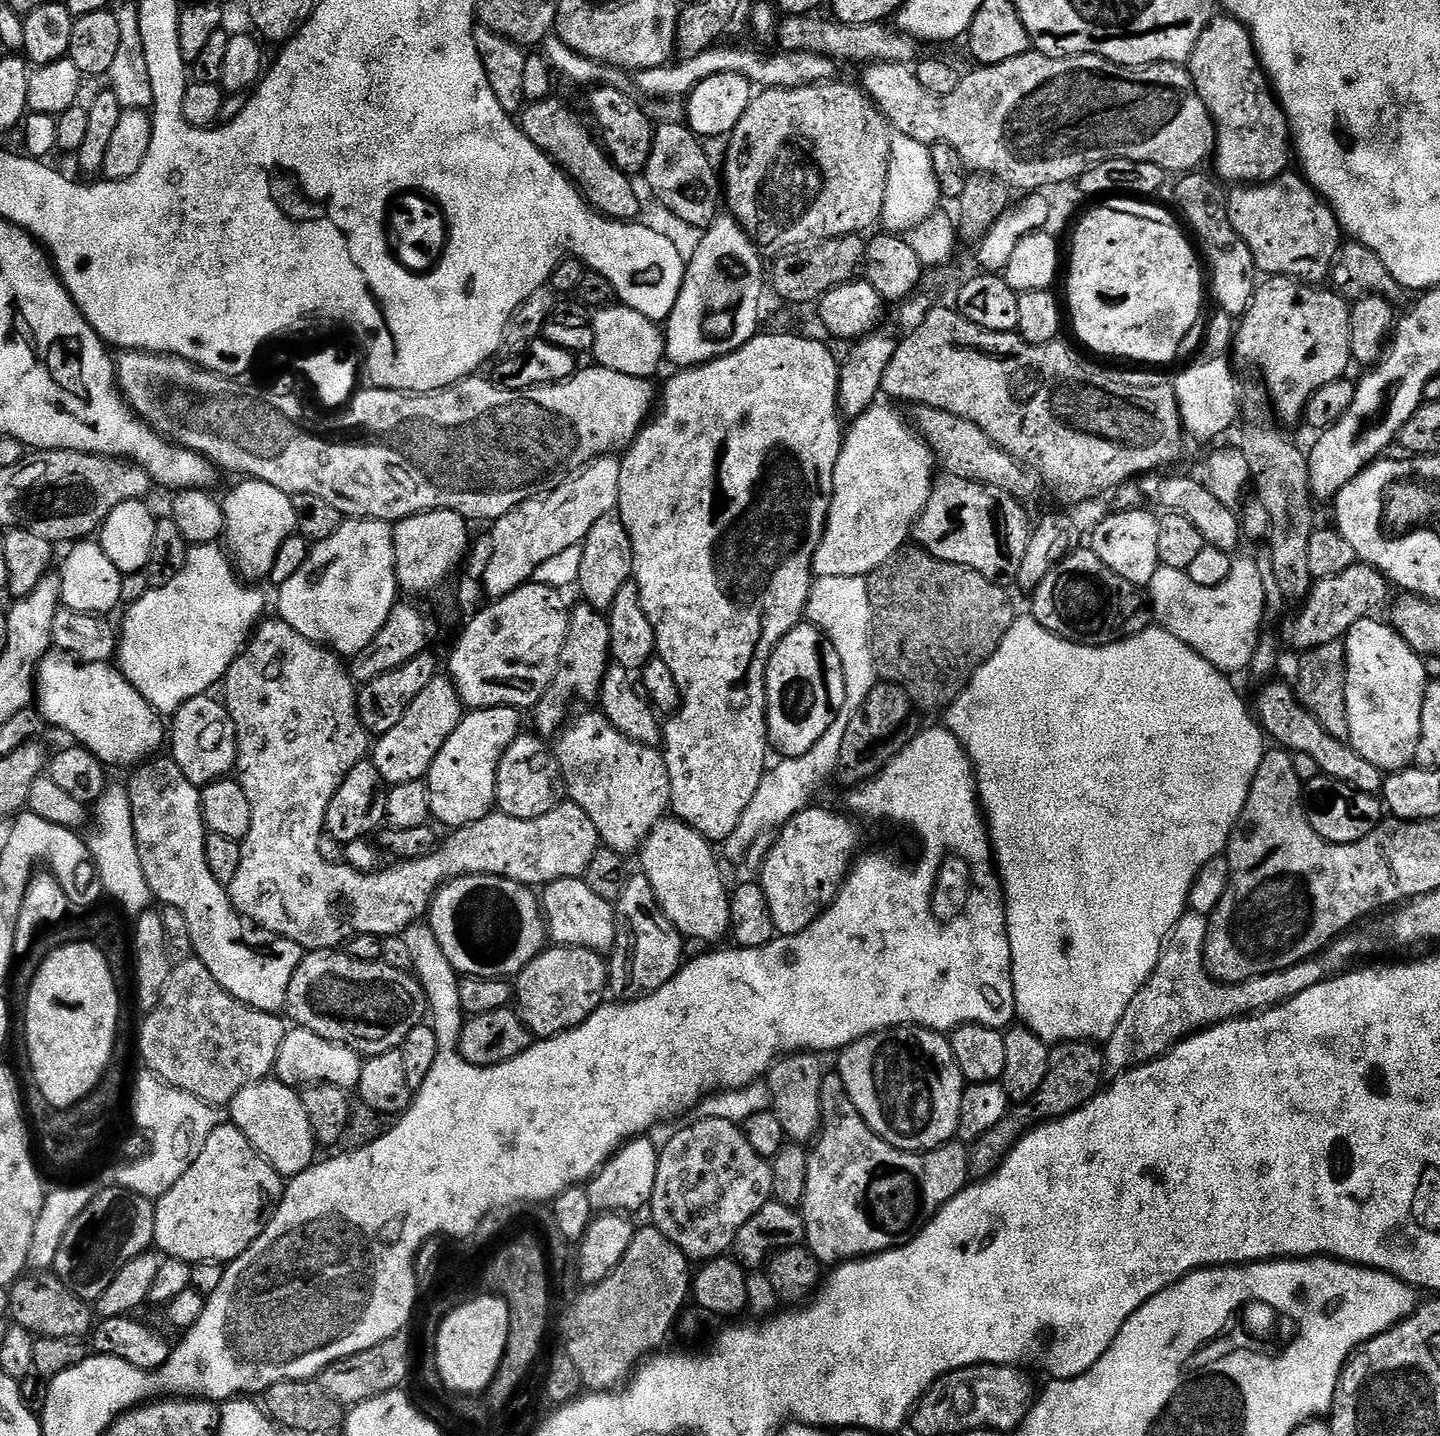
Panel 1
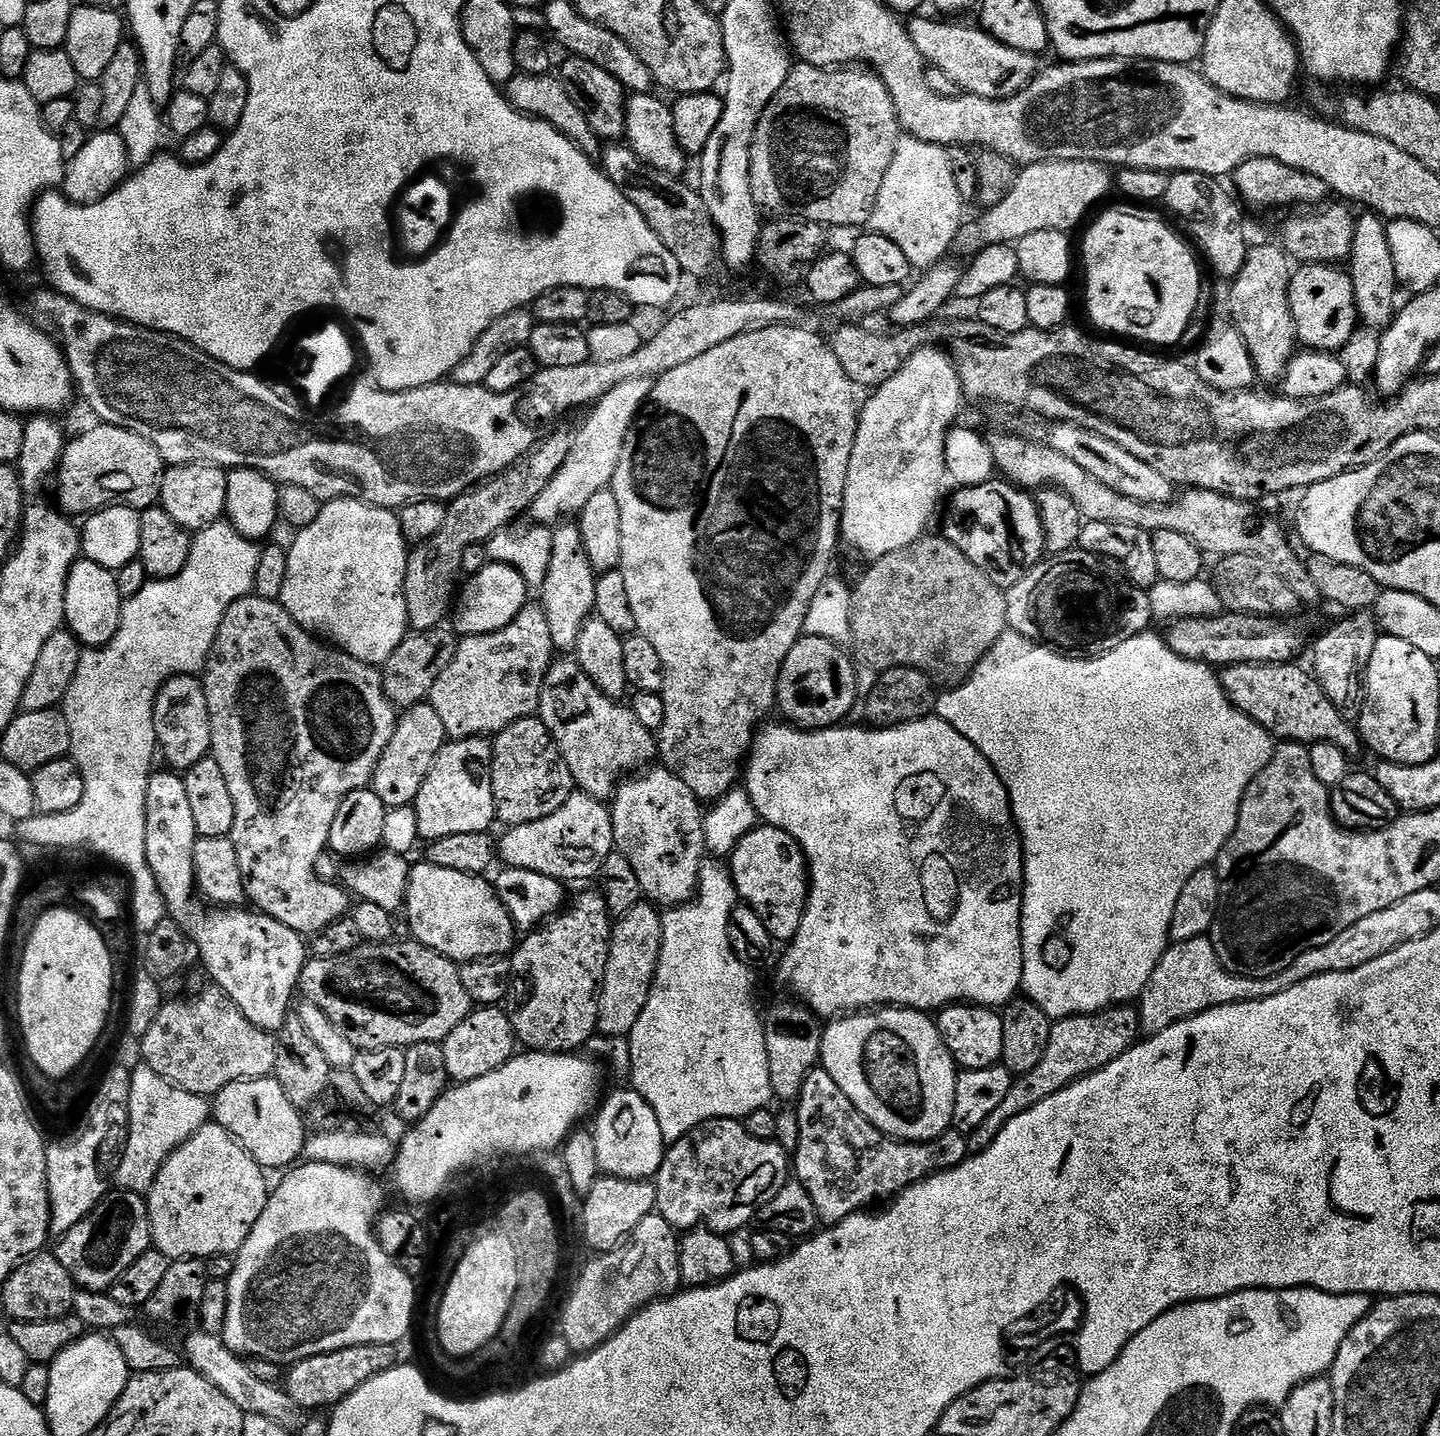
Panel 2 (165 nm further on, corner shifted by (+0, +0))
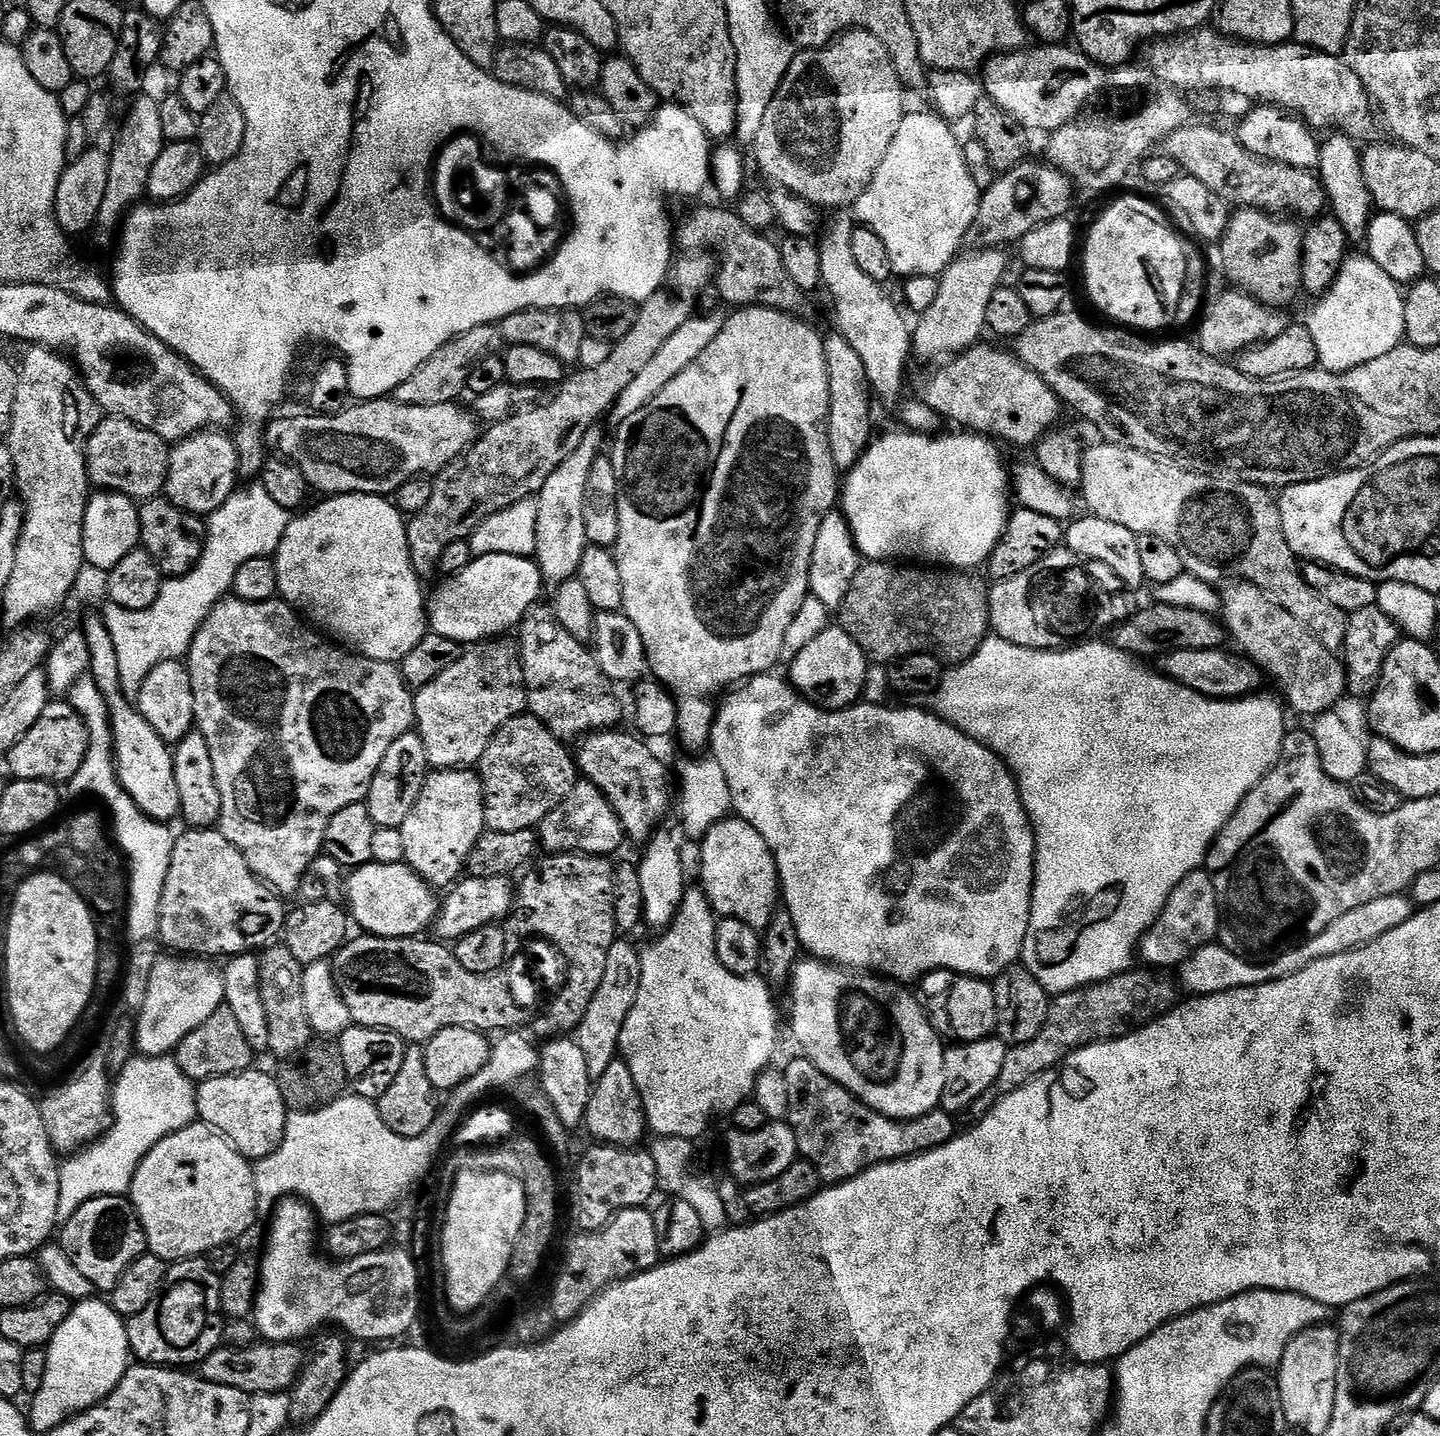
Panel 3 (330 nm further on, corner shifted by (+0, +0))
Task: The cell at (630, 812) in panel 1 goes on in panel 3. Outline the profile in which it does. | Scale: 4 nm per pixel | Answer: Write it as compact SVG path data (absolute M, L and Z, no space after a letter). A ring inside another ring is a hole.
M547 611L539 612L535 613L536 620L525 619L518 628L520 665L524 671L524 687L528 690L527 711L537 716L559 740L565 742L575 741L585 734L615 729L619 725L616 723L620 720L620 704L612 697L608 689L611 688L610 682L596 664L595 656L586 647L585 641L574 638L574 634L557 624Z

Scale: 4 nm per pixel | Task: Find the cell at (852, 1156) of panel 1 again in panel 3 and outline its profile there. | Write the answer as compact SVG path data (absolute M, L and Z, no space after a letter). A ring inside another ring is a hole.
M807 1058L792 1060L783 1065L782 1071L786 1078L786 1098L789 1099L788 1118L786 1123L794 1130L797 1153L808 1161L814 1170L818 1170L821 1181L825 1185L842 1184L846 1180L853 1180L858 1173L867 1168L877 1168L879 1164L891 1164L893 1160L906 1160L909 1156L920 1156L944 1144L949 1144L958 1134L953 1113L937 1110L926 1114L922 1118L913 1120L892 1120L881 1112L868 1108L859 1098L853 1096L836 1080L830 1077L818 1066L814 1066Z

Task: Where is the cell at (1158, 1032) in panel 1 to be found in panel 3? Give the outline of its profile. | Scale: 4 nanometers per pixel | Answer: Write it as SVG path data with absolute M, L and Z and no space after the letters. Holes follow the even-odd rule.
M1407 895L1374 898L1374 902L1366 902L1366 906L1358 906L1348 913L1342 914L1322 934L1311 936L1303 944L1296 945L1289 952L1282 952L1271 962L1249 962L1230 954L1219 942L1207 944L1199 948L1185 964L1178 969L1178 984L1181 989L1193 992L1193 997L1213 996L1229 992L1235 988L1249 988L1255 984L1269 984L1271 980L1281 980L1284 976L1293 976L1295 972L1308 968L1322 958L1334 958L1338 954L1353 952L1364 948L1370 942L1382 938L1382 934L1390 934L1390 930L1398 930L1402 922L1406 922L1414 914L1414 905Z

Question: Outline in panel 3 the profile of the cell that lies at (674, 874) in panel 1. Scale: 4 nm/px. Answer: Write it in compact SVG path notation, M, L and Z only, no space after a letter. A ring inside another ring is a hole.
M605 730L585 735L579 741L580 749L575 749L574 759L577 769L582 773L583 779L589 780L610 802L614 814L618 814L620 825L625 837L629 841L647 841L653 835L654 830L661 827L660 819L668 812L668 807L674 804L674 788L668 785L668 768L651 752L644 748L645 741L637 738L631 731Z

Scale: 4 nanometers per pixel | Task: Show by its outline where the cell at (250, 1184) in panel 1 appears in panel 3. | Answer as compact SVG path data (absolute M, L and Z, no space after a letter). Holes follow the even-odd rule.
M193 1122L169 1136L155 1141L152 1149L142 1158L129 1185L127 1195L133 1213L144 1233L144 1243L151 1255L165 1262L203 1257L204 1253L231 1245L252 1224L256 1194L253 1165L237 1152L216 1129L209 1124Z

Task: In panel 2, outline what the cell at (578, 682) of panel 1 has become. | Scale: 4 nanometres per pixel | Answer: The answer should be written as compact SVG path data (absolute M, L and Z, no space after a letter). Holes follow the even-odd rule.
M561 523L553 531L552 537L554 554L550 554L550 570L546 574L546 582L538 589L538 603L550 626L553 649L557 653L568 654L575 649L582 626L596 611L594 586L598 573L590 566L590 558L586 558L586 546L582 546L580 529L575 523Z

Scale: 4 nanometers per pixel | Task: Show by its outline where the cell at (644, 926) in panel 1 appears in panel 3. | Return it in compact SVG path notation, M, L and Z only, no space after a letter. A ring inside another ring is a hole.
M617 938L610 946L610 954L606 954L606 974L602 974L602 986L598 986L598 994L594 994L586 1010L586 1018L582 1018L574 1033L574 1039L578 1046L582 1046L582 1054L586 1057L586 1070L590 1070L593 1078L606 1074L612 1061L617 1059L622 1026L634 1006L634 998L638 998L640 952L624 940L627 939Z

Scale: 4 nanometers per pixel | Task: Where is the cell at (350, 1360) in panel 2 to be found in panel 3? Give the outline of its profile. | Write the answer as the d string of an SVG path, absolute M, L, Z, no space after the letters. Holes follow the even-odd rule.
M259 1342L249 1348L215 1348L201 1364L198 1372L203 1379L218 1386L230 1386L234 1390L242 1390L249 1397L275 1392L288 1392L296 1379L300 1377L300 1370L304 1366L306 1352L299 1343L273 1344Z

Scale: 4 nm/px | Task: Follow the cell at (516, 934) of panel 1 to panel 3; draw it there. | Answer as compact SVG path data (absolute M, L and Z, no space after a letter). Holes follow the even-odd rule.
M364 864L345 879L345 901L353 920L367 935L386 938L419 937L433 927L438 896L407 864Z

